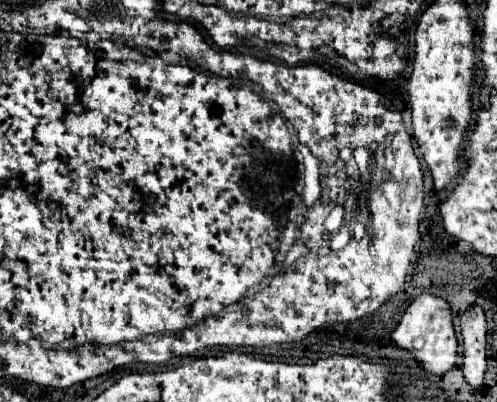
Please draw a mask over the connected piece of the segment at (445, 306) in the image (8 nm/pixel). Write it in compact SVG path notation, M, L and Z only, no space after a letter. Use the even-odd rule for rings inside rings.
M422 293L402 313L398 327L392 331L392 341L398 347L408 349L414 355L414 359L418 359L428 373L444 375L446 371L450 371L456 365L456 355L458 355L458 339L456 339L452 319L454 319L452 307L444 297Z

